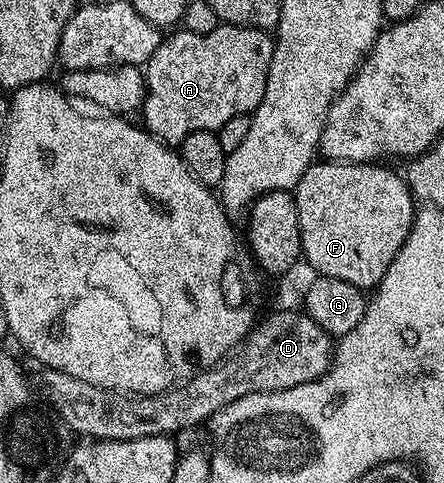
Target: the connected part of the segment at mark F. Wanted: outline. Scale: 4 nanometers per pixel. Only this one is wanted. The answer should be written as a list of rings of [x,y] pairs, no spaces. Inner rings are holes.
[[[317,160],[298,179],[294,196],[298,207],[300,228],[300,252],[303,260],[313,269],[313,274],[330,279],[342,279],[342,283],[354,283],[354,287],[371,291],[386,275],[386,267],[394,263],[394,255],[412,234],[412,221],[418,209],[407,180],[400,177],[384,163],[353,163],[350,161]]]

